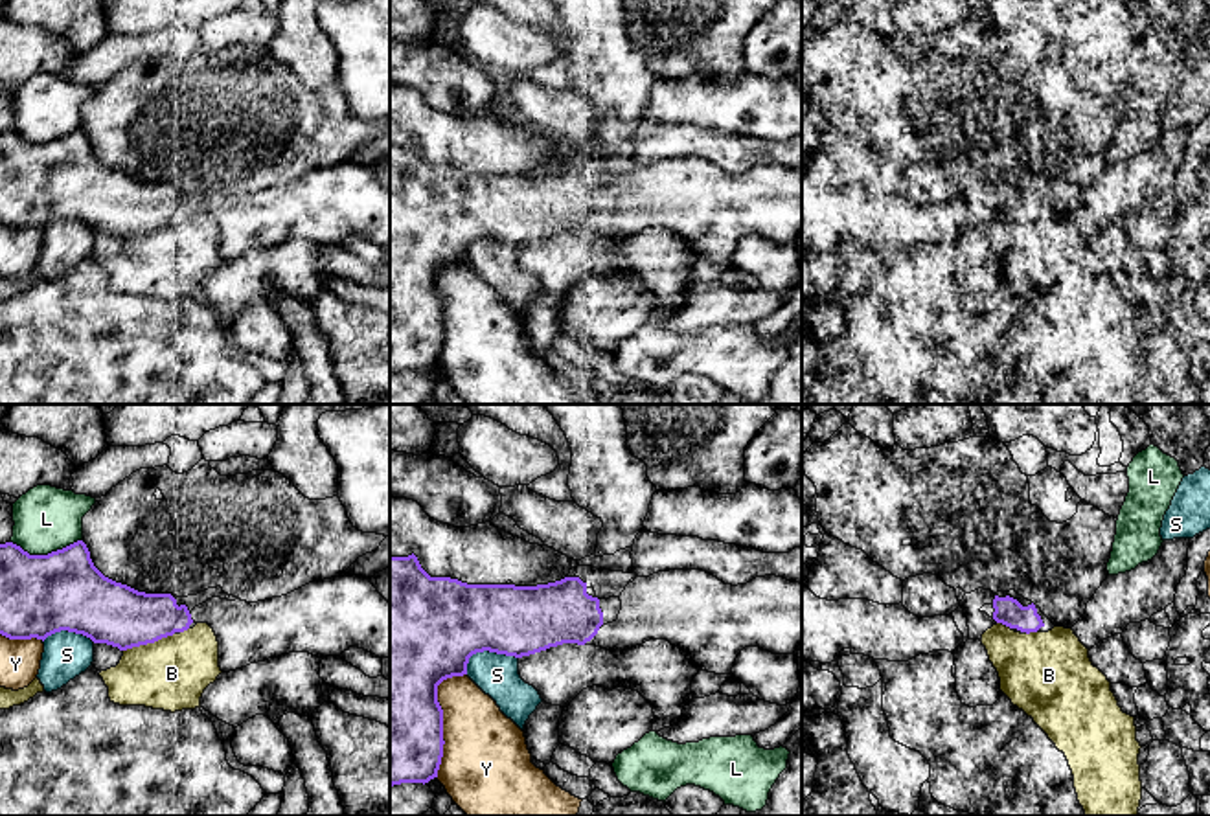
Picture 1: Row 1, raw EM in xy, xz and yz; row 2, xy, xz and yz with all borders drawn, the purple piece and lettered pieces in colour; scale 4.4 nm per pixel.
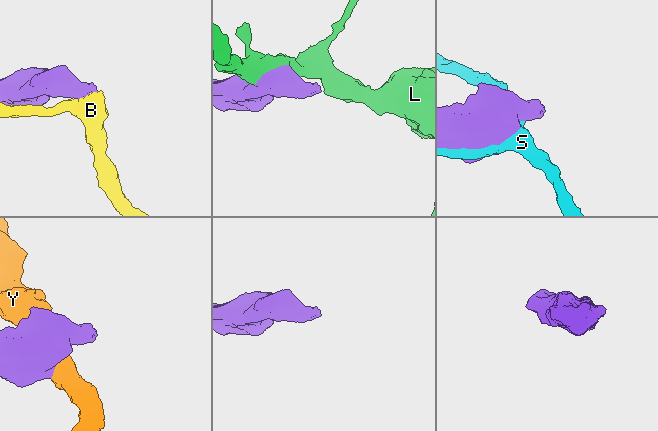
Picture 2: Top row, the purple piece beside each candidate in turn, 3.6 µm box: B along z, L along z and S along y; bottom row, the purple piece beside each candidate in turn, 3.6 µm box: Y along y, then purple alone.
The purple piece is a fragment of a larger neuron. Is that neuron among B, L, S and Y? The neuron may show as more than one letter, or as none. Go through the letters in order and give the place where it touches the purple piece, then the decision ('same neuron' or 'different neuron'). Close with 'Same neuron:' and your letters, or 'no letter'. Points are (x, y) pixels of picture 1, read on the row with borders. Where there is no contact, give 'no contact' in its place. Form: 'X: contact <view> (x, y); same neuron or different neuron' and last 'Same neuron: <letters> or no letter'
B: contact xy (148, 642); different neuron
L: contact xy (48, 554); different neuron
S: contact xz (486, 649); different neuron
Y: contact xz (442, 717); different neuron
Same neuron: no letter

